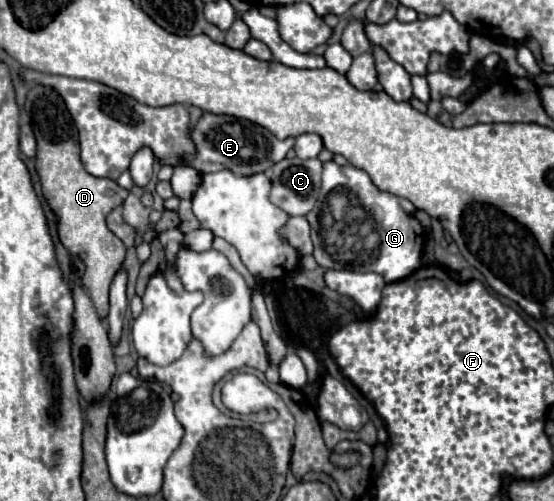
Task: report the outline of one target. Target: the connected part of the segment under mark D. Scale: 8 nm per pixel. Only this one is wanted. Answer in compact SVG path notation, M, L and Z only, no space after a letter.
M39 83L31 85L23 107L29 119L35 121L33 131L37 137L37 173L41 179L43 195L59 219L59 239L71 255L79 255L83 259L83 285L87 287L99 317L105 319L109 313L109 283L127 255L125 243L109 231L105 219L125 201L129 191L111 179L99 179L85 171L79 159L77 127L69 109L65 107L65 101L53 87Z

